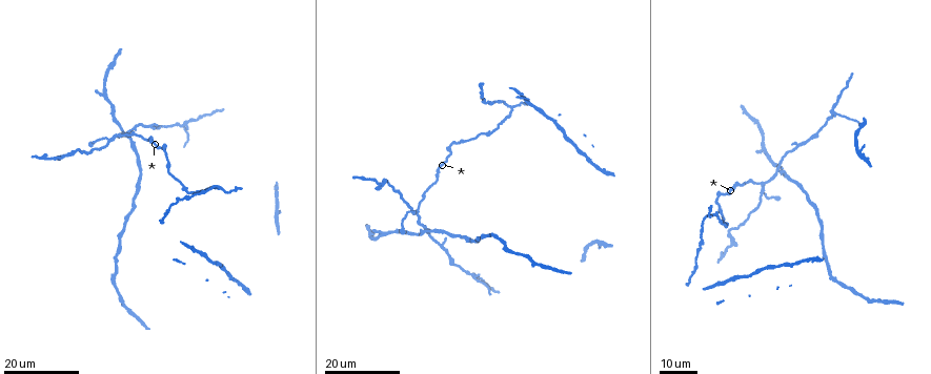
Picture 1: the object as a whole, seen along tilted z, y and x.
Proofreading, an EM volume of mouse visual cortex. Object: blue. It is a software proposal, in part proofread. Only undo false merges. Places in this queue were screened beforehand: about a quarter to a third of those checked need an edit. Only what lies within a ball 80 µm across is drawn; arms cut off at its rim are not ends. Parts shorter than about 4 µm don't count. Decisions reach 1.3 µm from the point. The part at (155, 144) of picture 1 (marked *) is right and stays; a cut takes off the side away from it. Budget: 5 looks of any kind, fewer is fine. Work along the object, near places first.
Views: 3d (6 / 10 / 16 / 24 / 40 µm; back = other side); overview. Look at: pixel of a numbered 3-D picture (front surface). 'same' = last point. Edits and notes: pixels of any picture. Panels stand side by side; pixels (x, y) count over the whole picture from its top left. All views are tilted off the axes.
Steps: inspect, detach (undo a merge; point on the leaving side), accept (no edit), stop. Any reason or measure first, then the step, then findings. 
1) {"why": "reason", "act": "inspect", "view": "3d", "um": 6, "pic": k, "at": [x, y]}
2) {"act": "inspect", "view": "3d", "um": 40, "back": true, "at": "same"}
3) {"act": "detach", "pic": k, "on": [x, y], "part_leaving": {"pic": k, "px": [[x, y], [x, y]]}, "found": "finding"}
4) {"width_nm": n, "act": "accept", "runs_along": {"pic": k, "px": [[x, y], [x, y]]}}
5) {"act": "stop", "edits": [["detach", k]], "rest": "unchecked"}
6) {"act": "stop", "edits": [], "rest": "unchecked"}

{"why": "side arm on a straight run", "act": "inspect", "view": "3d", "um": 24, "pic": 1, "at": [778, 171]}

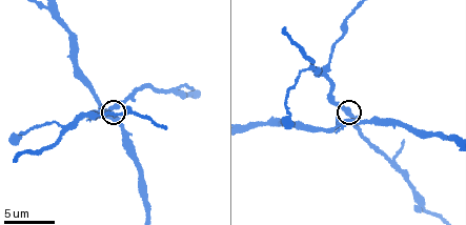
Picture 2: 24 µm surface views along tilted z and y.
{"act": "inspect", "view": "3d", "um": 6, "pic": 2, "at": [109, 107]}

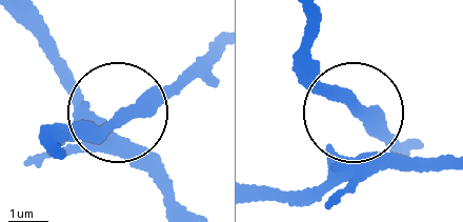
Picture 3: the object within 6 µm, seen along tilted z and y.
{"arms": 3, "act": "accept", "runs_along": {"pic": 3, "px": [[304, 15], [320, 68], [349, 107], [311, 195]]}, "found": "all the same cell"}

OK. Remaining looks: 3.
{"why": "branch point", "act": "inspect", "view": "3d", "um": 10, "pic": 2, "at": [65, 129]}

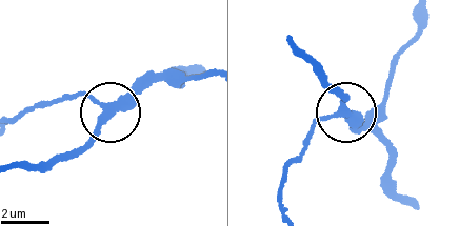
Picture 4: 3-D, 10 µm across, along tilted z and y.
{"act": "inspect", "view": "3d", "um": 6, "pic": 4, "at": [105, 108]}

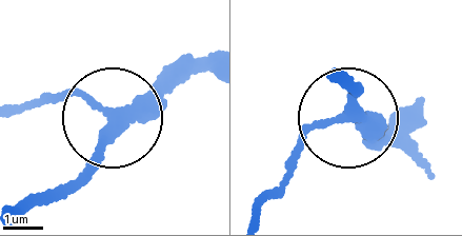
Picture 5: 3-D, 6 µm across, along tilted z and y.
{"side_arm_um": 8, "act": "accept", "runs_along": {"pic": 5, "px": [[394, 117], [318, 125], [286, 165]]}, "found": "continuous, no second cell"}

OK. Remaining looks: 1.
{"act": "stop", "edits": [], "rest": "unchecked"}

